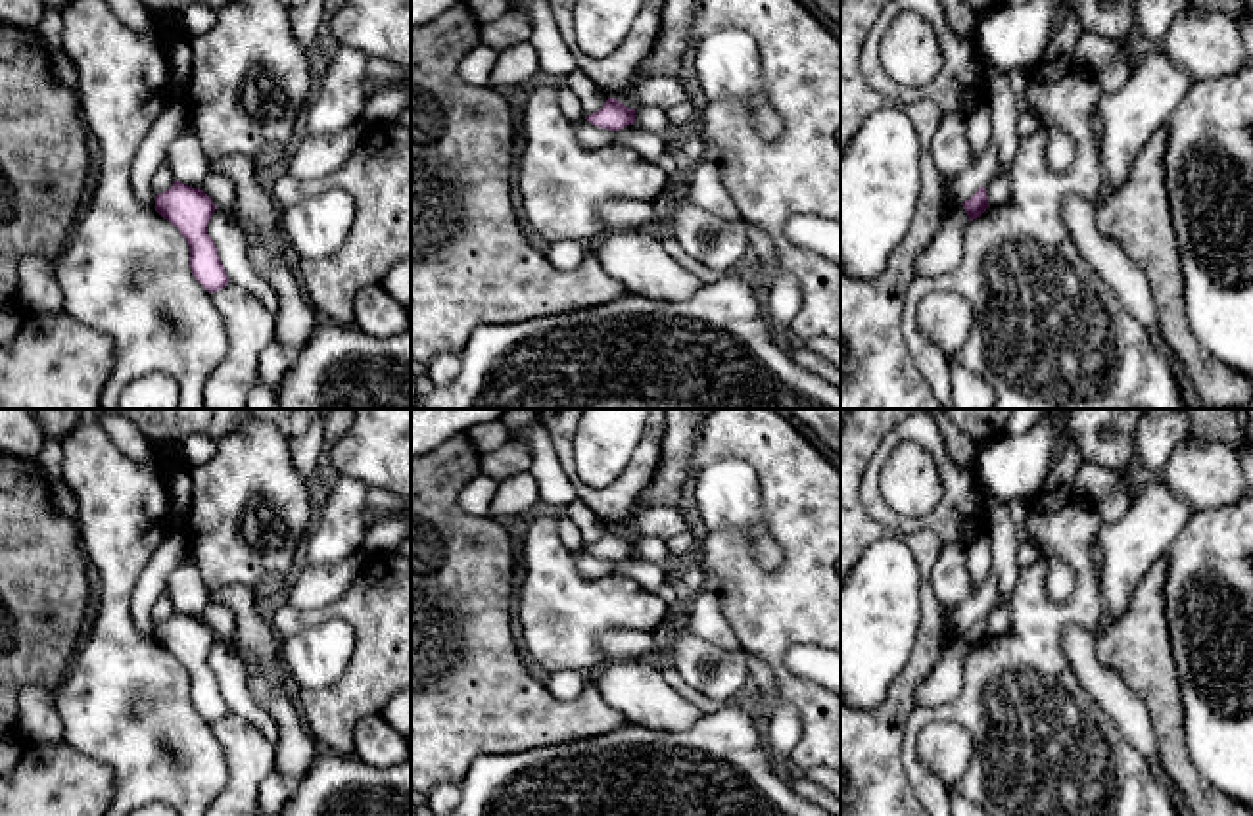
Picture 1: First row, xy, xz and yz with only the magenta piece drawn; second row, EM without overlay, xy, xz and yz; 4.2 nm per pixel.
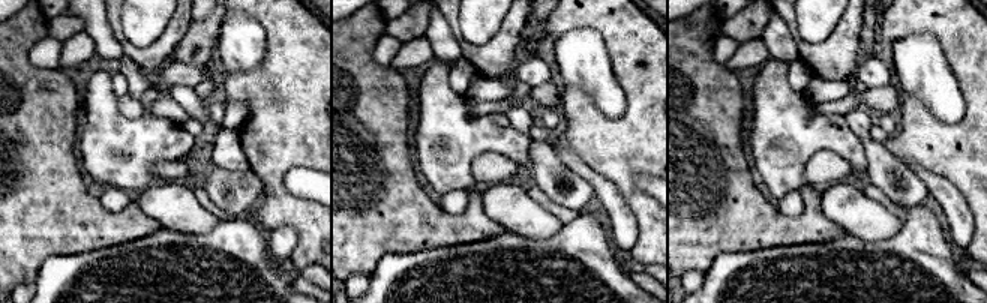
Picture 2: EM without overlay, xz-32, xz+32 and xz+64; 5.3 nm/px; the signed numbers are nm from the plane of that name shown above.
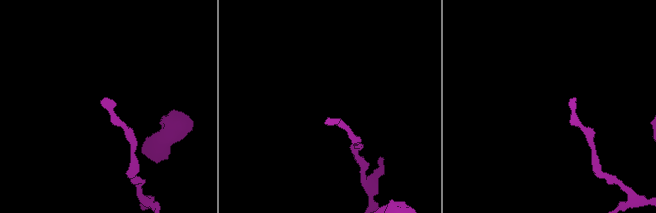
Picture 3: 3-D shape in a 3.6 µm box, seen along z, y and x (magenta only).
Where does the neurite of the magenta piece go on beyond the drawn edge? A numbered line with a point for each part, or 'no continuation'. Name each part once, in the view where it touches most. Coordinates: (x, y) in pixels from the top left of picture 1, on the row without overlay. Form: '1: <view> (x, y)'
no continuation

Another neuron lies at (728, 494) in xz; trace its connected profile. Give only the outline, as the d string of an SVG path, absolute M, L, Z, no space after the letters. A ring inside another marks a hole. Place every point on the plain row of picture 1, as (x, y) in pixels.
M720 457L695 474L697 515L704 530L748 530L746 547L758 564L773 572L783 563L783 549L760 528L762 492L758 472L745 459Z

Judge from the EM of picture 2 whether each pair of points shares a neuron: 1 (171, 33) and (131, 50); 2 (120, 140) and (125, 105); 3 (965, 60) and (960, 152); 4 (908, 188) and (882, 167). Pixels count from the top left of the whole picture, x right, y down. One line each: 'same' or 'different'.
1: same
2: different
3: same
4: same

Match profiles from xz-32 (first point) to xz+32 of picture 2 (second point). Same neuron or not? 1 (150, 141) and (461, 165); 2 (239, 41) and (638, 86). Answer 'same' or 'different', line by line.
1: same
2: different

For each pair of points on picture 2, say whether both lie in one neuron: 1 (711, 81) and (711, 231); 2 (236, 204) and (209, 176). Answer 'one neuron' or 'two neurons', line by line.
1: one neuron
2: one neuron

